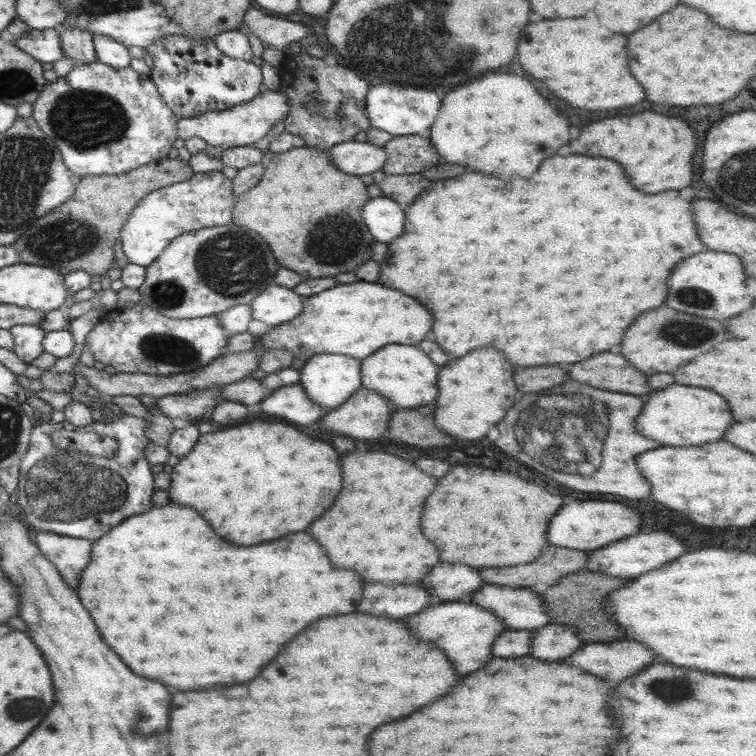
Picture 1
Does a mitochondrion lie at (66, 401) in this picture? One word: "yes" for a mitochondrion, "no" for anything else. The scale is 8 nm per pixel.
no

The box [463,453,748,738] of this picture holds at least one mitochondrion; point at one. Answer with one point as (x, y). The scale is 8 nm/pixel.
(676, 691)

